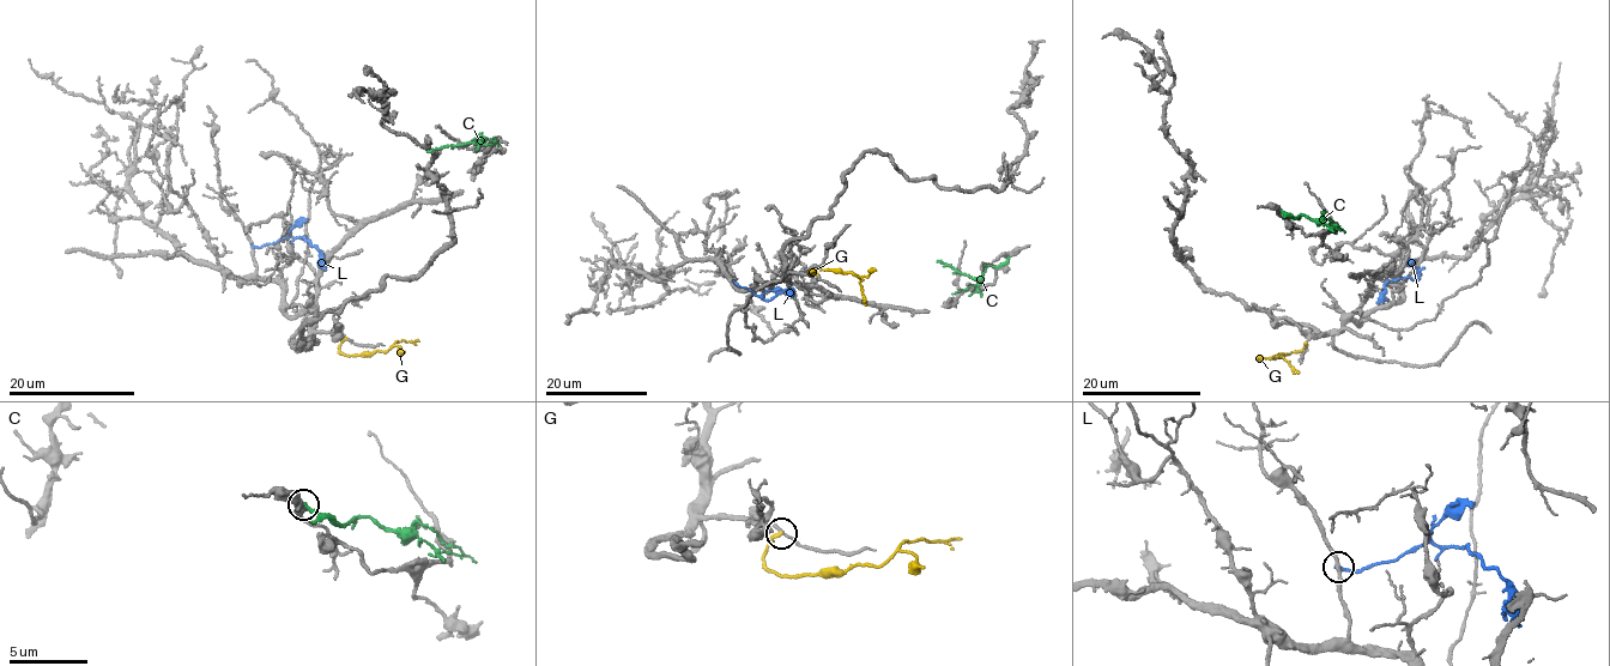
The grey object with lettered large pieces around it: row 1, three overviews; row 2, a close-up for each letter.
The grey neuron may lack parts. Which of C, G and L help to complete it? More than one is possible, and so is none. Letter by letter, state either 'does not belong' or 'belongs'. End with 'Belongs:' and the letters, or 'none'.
C: does not belong
G: does not belong
L: does not belong
Belongs: none

